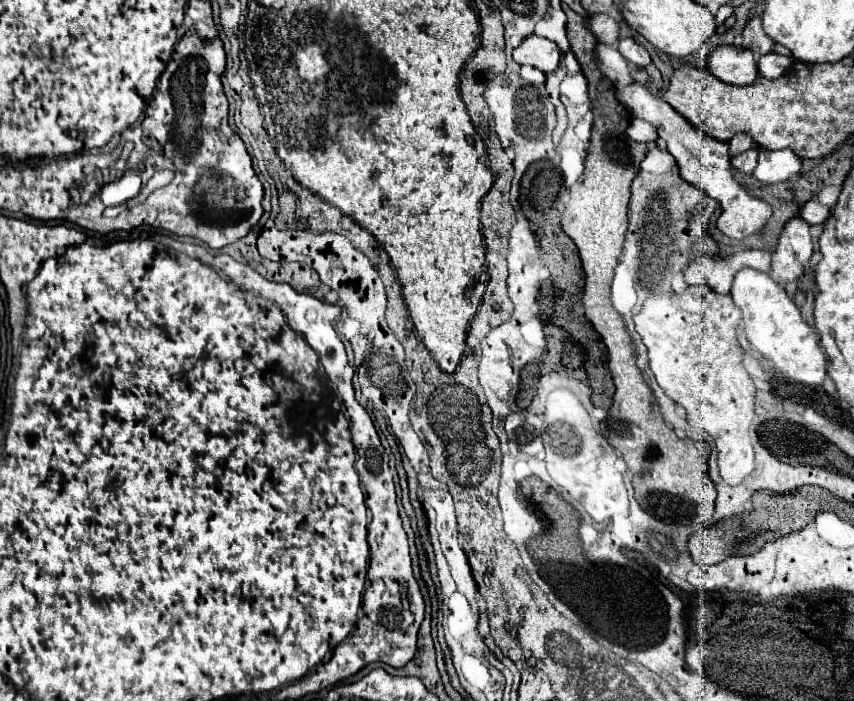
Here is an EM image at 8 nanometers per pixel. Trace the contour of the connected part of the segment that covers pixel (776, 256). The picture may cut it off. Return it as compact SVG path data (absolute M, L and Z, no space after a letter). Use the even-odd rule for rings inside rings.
M800 216L788 218L772 254L770 278L784 288L798 286L798 280L804 272L804 260L810 260L812 250L810 224Z

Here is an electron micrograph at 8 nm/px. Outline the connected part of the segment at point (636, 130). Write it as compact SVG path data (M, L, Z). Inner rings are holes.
M638 118L630 121L630 126L626 128L626 134L628 134L632 140L638 140L638 142L658 140L658 132L654 130L654 126L650 126L650 122Z

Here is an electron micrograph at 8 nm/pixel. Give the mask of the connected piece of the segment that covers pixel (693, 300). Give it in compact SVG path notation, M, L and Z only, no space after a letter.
M688 286L684 294L652 294L642 310L634 316L634 324L636 324L636 332L642 336L642 342L644 346L648 348L648 360L650 360L650 368L660 384L660 388L676 402L680 404L686 412L688 412L688 422L694 426L694 428L702 428L704 432L710 434L710 438L714 438L716 442L716 448L718 448L718 466L720 466L720 476L722 480L730 480L730 486L736 486L740 484L752 470L754 470L754 450L752 450L752 444L750 444L750 436L748 436L748 426L754 418L754 382L750 380L748 372L744 370L742 366L742 352L738 348L738 340L736 340L736 328L740 326L742 322L742 314L740 310L734 310L734 304L732 304L732 296L730 294L718 294L714 290L710 290L710 286Z

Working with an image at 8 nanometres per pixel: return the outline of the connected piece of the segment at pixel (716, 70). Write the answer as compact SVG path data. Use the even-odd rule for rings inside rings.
M718 46L708 56L705 67L722 82L730 82L736 86L752 84L758 76L752 52L742 46Z

